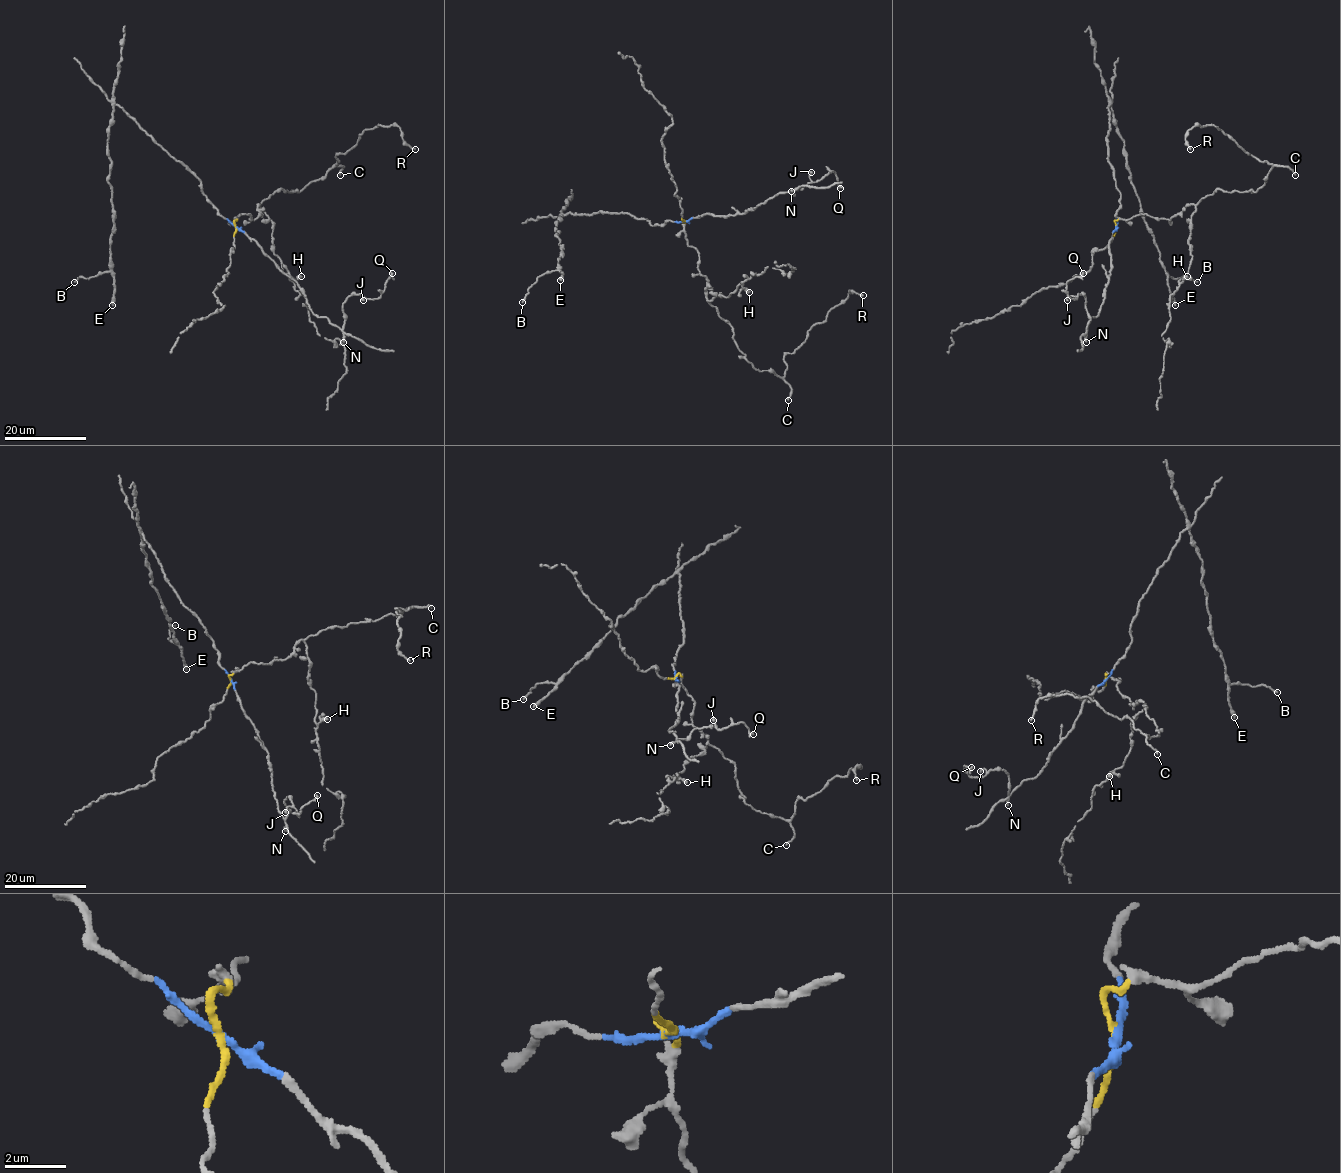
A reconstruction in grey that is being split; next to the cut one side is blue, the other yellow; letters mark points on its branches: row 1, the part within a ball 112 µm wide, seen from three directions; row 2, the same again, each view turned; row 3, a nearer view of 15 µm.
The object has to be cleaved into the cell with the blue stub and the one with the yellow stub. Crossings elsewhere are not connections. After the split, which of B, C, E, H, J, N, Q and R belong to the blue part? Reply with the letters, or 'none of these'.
B, E, J, N, Q

